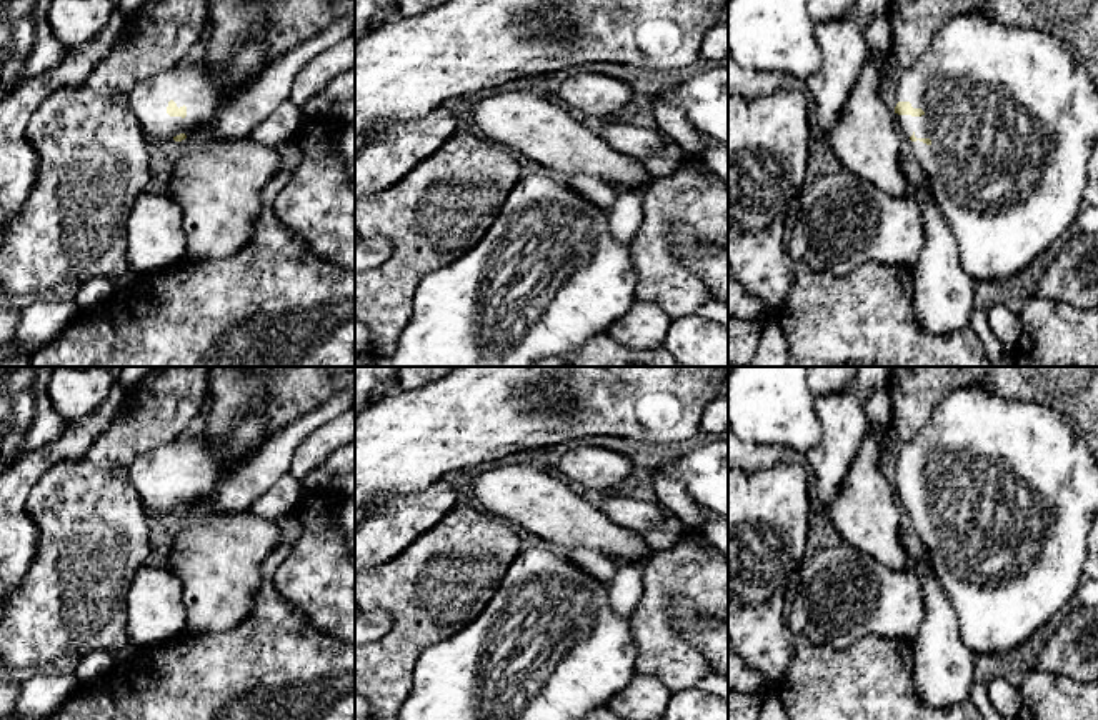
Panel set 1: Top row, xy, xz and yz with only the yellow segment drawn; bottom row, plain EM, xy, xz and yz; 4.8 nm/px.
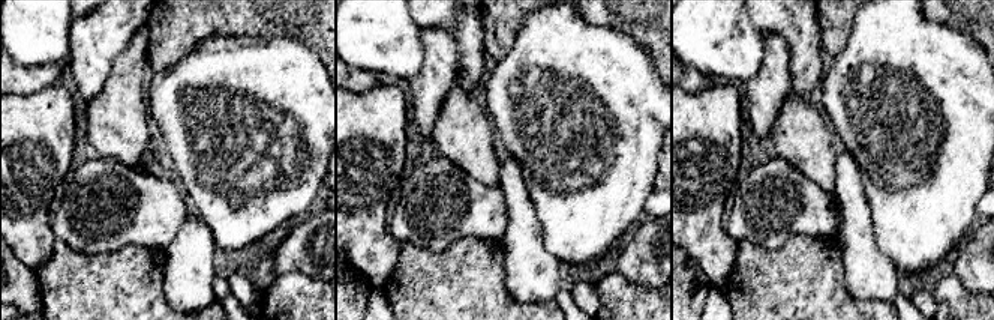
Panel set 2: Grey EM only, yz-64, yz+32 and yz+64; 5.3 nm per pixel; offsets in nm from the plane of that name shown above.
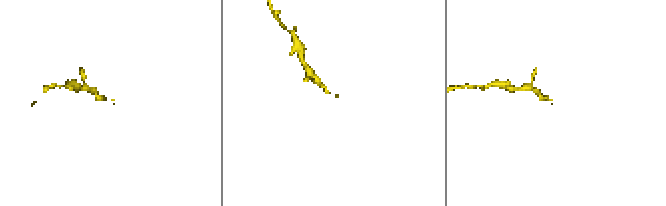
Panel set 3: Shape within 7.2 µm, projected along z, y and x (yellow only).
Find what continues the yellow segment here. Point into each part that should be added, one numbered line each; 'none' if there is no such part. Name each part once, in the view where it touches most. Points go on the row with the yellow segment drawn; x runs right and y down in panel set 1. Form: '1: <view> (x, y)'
1: yz (1012, 114)

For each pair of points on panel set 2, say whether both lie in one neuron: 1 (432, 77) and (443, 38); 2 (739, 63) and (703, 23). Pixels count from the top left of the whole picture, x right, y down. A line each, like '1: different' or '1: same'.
1: same
2: same

